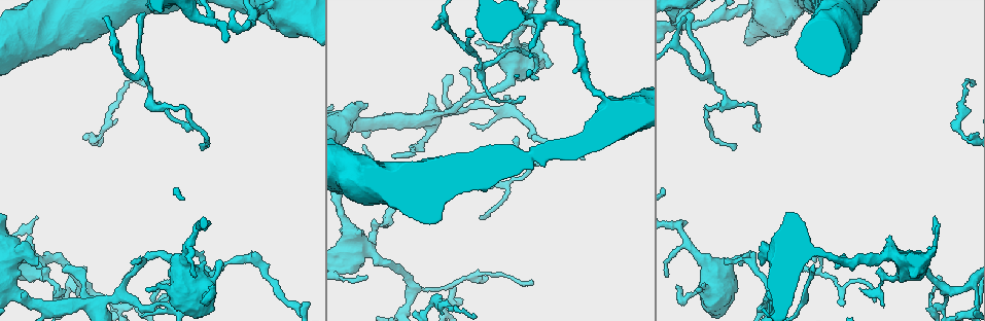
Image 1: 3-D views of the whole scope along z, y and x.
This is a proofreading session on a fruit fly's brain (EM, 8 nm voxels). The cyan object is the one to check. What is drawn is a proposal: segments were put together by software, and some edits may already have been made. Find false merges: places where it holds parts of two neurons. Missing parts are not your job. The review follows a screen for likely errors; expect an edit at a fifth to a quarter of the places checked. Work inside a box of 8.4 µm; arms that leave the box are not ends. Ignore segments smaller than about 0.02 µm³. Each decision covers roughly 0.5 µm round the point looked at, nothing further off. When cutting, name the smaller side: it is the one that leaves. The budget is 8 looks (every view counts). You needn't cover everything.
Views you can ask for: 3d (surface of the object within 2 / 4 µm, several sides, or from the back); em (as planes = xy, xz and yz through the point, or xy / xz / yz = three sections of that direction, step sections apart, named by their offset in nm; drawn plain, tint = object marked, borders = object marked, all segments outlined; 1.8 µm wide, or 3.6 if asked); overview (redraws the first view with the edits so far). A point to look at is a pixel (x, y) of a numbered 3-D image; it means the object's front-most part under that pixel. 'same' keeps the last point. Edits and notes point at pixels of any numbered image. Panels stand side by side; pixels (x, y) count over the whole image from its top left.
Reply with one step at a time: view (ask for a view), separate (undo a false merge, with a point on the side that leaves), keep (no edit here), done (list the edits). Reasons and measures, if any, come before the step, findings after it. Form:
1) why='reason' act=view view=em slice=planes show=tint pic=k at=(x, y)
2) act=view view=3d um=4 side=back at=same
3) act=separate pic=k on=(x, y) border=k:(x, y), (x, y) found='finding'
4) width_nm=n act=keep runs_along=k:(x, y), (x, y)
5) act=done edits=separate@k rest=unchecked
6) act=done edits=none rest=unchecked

why='sharp bend' act=view view=3d um=4 pic=1 at=(554, 16)

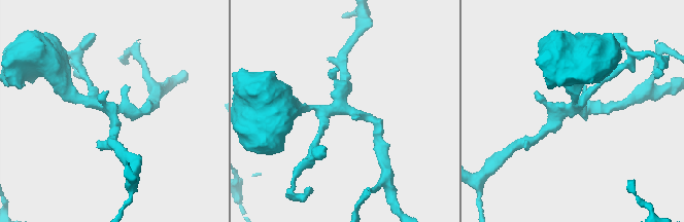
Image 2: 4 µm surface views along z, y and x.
why='need the tissue' act=view view=em um=3.6 slice=yz step=8 show=tint pic=2 at=(111, 111)

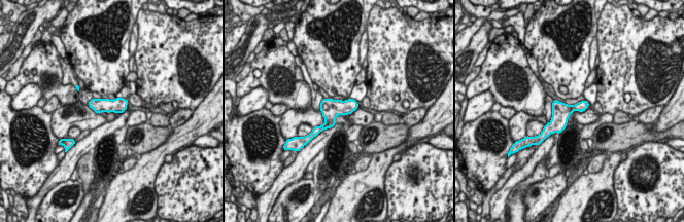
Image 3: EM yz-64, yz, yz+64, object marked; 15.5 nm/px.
act=keep found='one neuron here'

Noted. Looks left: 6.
why='thick turns thin' act=view view=em slice=xy step=4 show=tint pic=1 at=(677, 43)

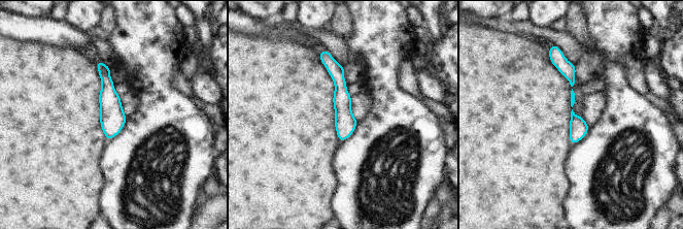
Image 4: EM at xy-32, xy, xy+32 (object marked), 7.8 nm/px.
act=view view=em slice=yz step=8 show=borders at=same

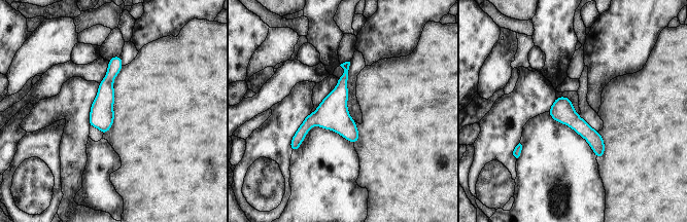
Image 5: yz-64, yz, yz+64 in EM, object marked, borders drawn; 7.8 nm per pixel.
act=keep found='all the same neuron'

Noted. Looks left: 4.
why='three arms meet' act=view view=em slice=planes show=tint pic=1 at=(447, 287)

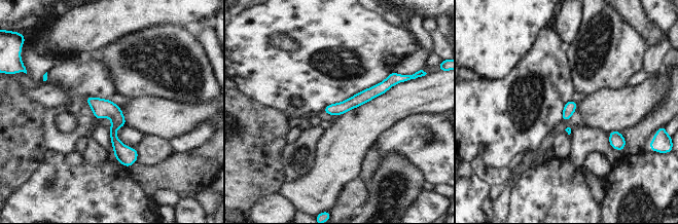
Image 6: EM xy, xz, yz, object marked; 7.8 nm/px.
width_nm=90 act=keep found='one neuron here'

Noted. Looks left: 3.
act=done edits=none rest=unchecked

